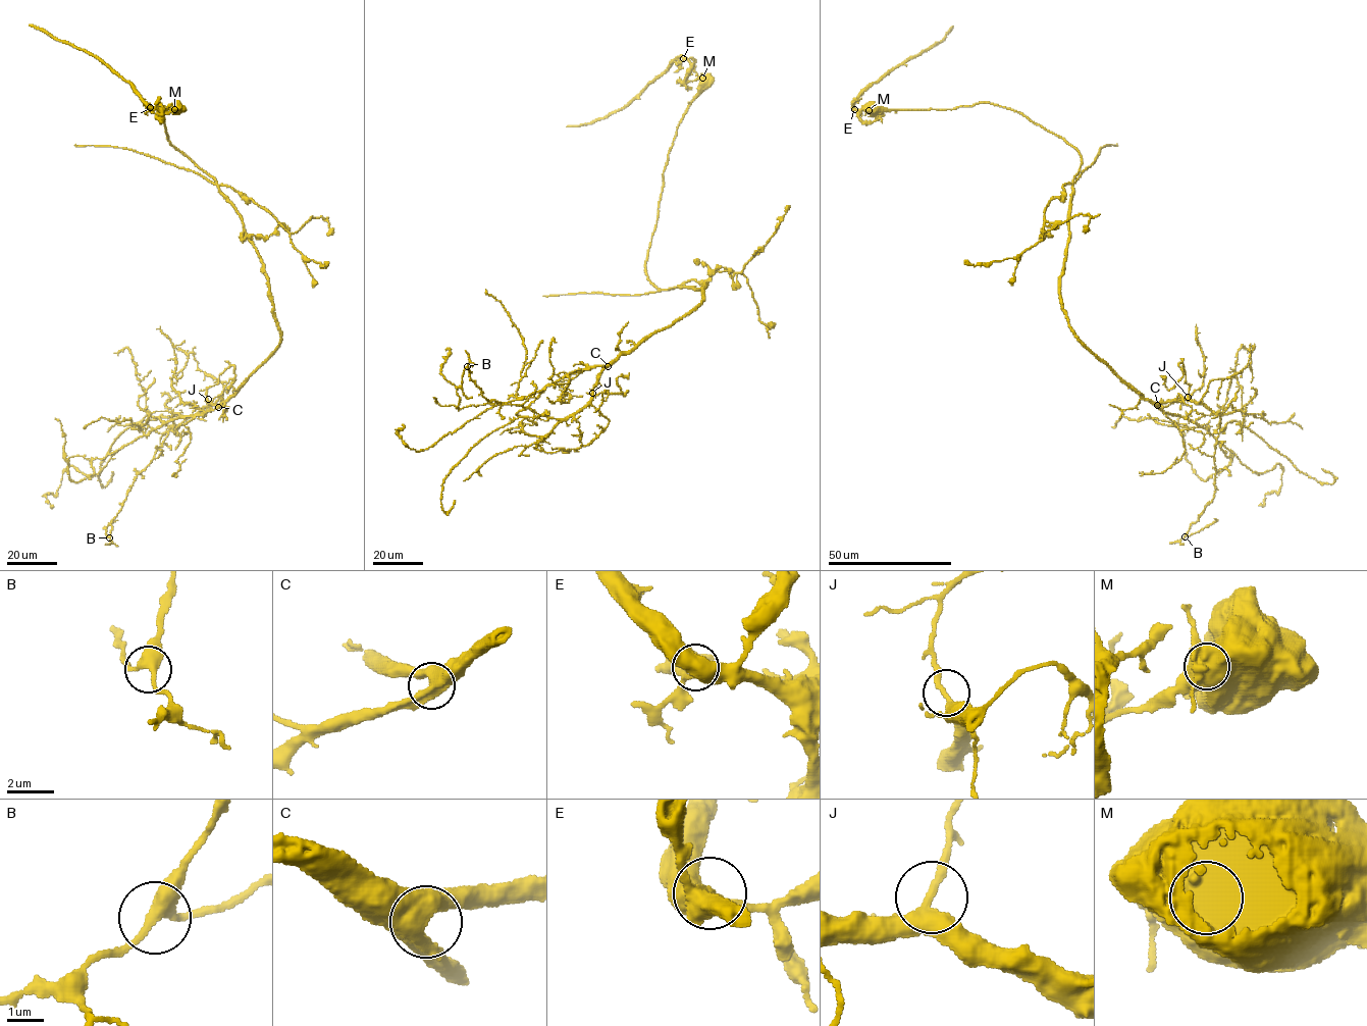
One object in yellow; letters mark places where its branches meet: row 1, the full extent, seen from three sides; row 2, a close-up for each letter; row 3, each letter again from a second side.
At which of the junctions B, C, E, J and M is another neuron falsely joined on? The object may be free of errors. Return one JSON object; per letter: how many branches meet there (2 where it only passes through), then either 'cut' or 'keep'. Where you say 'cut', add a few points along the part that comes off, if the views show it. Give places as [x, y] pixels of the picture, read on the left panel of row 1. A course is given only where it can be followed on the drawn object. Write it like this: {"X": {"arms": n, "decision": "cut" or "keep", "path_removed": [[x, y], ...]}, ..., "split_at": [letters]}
{"B": {"arms": 3, "decision": "keep"}, "C": {"arms": 3, "decision": "keep"}, "E": {"arms": 3, "decision": "keep"}, "J": {"arms": 3, "decision": "keep"}, "M": {"arms": 3, "decision": "cut", "path_removed": [[173, 109], [159, 117], [160, 120], [160, 112], [103, 62], [30, 23]]}, "split_at": ["M"]}

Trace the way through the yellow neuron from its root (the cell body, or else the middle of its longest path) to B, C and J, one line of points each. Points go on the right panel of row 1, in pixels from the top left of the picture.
B: (872, 108), (992, 103), (1079, 153), (1059, 294), (1074, 336), (1150, 402), (1219, 416), (1213, 498), (1185, 536)
C: (872, 108), (989, 102), (1020, 112), (1072, 145), (1082, 161), (1067, 216), (1062, 309), (1076, 340), (1157, 405)
J: (872, 108), (989, 102), (1020, 112), (1072, 145), (1082, 161), (1060, 277), (1068, 325), (1150, 402), (1188, 397)

